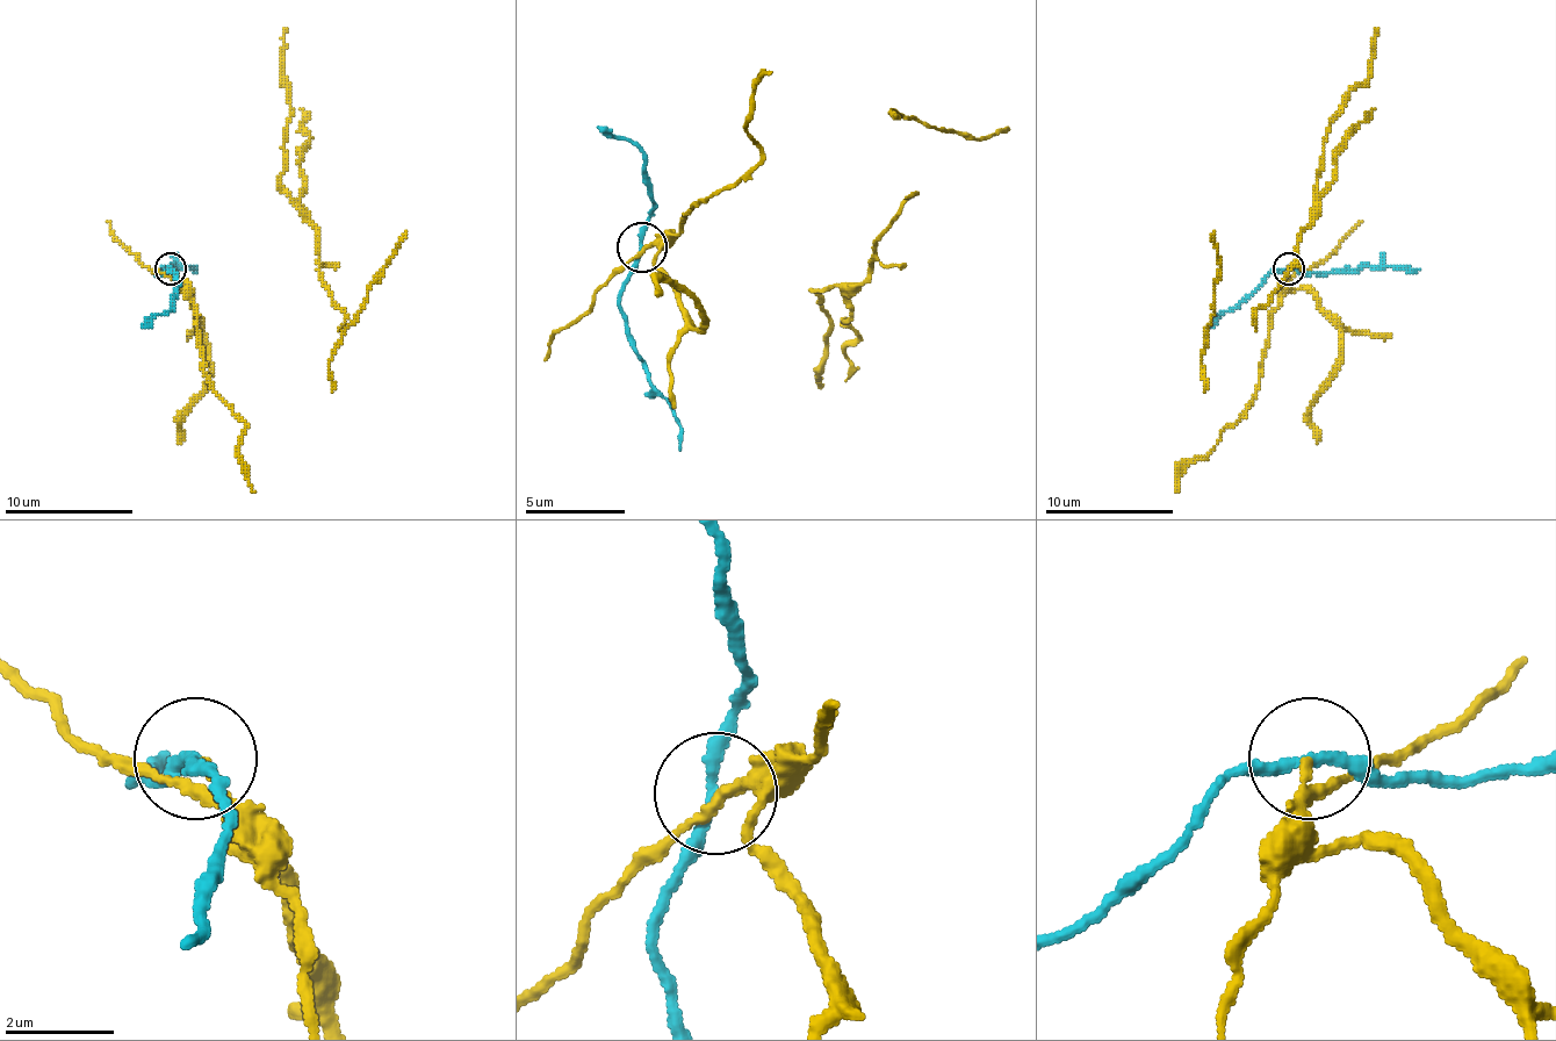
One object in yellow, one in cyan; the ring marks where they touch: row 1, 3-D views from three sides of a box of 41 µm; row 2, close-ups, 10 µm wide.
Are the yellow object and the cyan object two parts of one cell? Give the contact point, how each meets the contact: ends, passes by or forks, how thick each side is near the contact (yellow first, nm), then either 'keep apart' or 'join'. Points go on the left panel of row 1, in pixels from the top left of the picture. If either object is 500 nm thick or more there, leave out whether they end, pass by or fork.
at (170, 268); yellow passes by; cyan passes by; 190 nm thick on the yellow side, 200 nm on the other; keep apart

